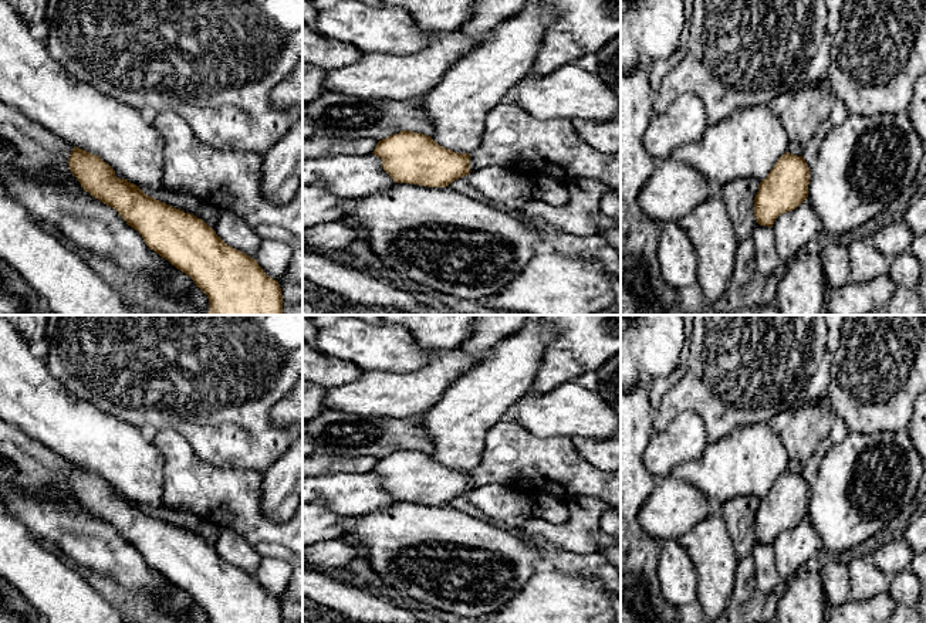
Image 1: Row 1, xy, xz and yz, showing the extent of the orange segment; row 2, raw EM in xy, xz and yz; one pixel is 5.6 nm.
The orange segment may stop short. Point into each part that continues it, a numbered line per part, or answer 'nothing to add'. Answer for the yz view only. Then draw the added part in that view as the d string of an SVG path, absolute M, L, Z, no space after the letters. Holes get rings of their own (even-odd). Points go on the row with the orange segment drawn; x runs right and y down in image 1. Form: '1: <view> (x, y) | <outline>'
nothing to add

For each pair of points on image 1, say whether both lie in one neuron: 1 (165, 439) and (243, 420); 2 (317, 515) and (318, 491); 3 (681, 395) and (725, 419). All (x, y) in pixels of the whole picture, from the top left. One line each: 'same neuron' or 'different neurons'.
1: different neurons
2: different neurons
3: same neuron

